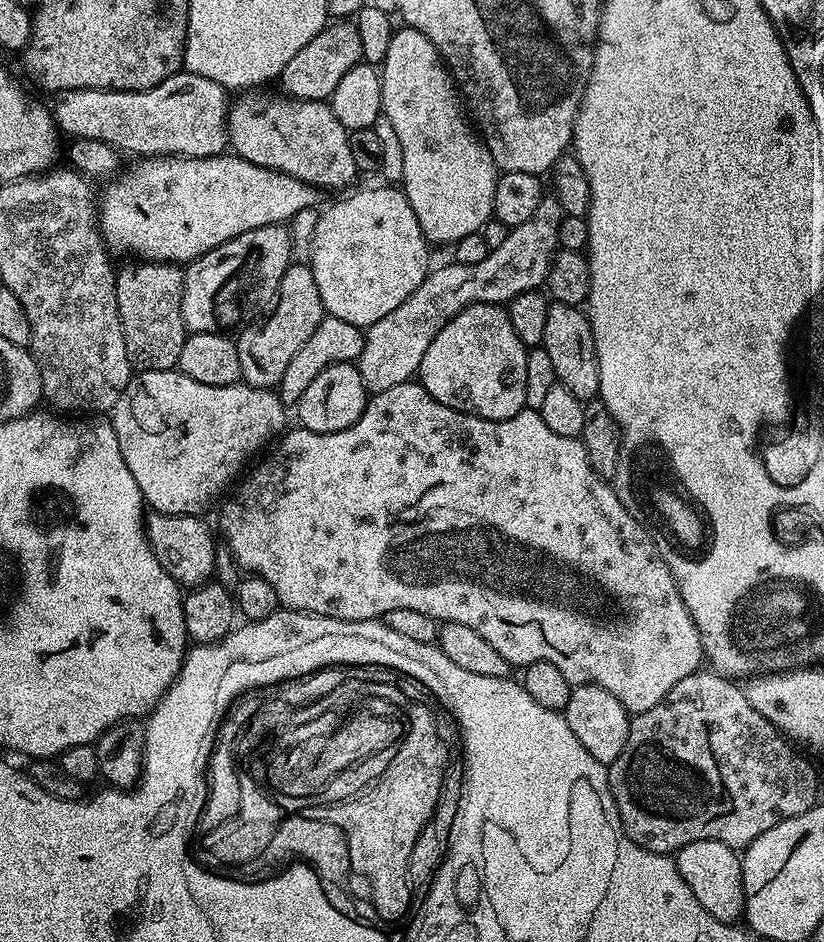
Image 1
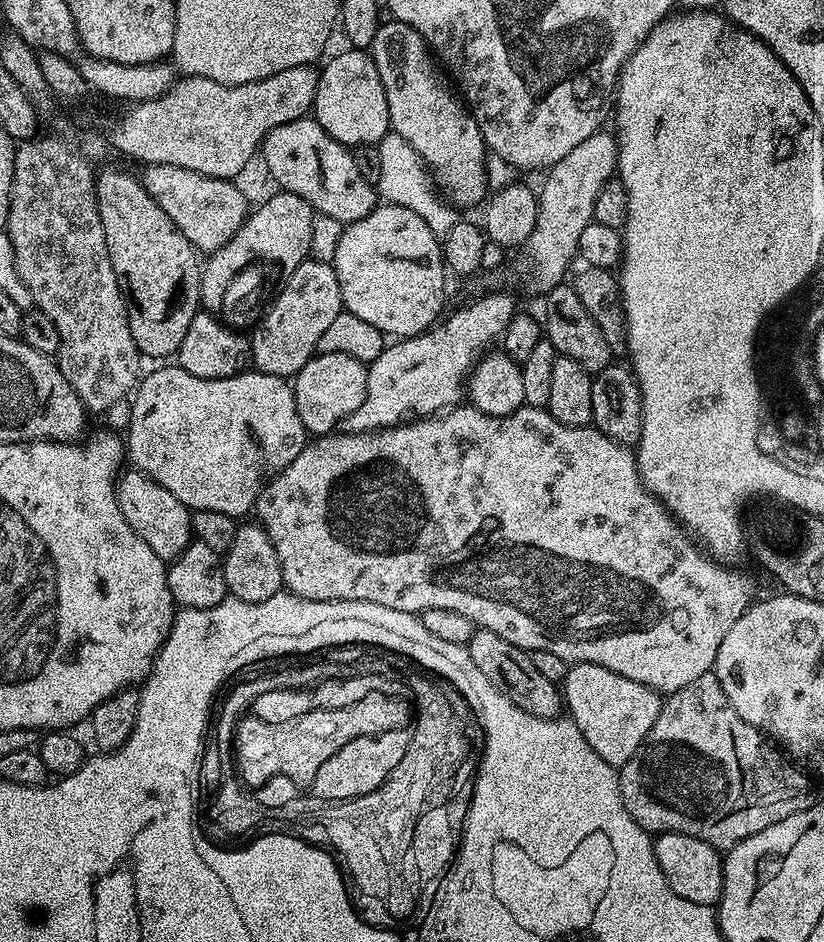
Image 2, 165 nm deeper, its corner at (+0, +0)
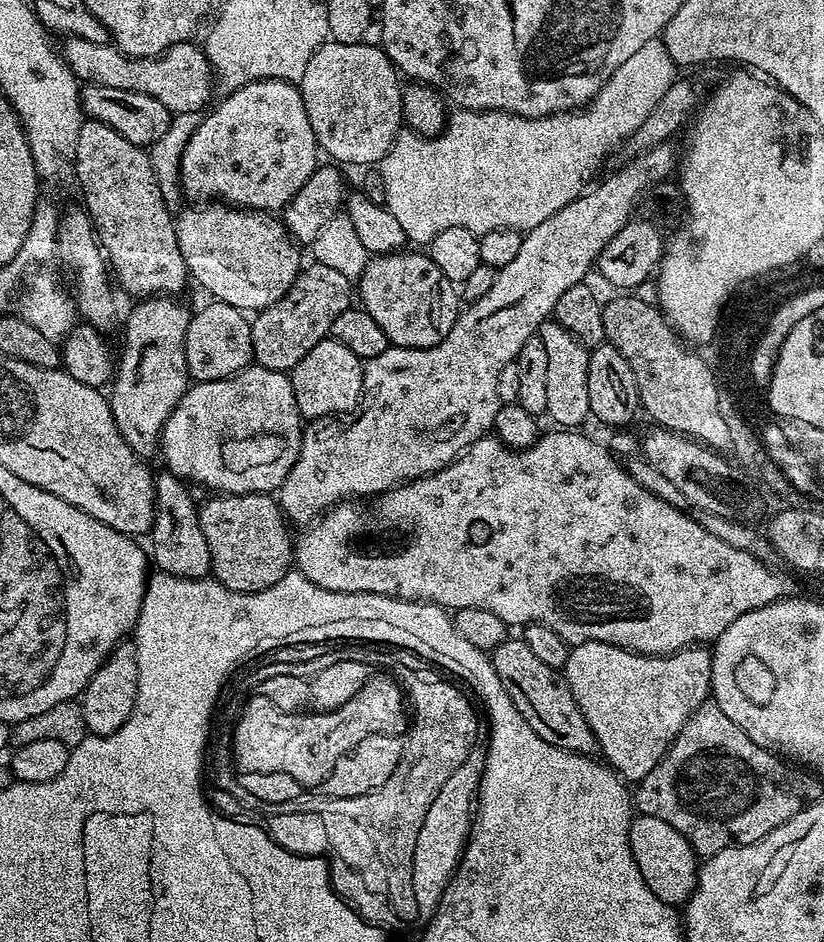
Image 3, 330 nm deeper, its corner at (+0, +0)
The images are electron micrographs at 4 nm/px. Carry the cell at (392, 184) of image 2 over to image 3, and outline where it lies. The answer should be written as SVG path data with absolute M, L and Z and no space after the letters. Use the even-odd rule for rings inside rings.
M657 38L646 42L646 46L641 46L635 54L630 54L630 58L626 58L626 62L622 62L622 66L618 66L618 70L614 70L614 74L604 83L602 90L592 100L592 103L583 110L557 112L555 116L540 116L536 120L527 120L524 116L515 116L509 112L456 110L451 113L443 132L438 136L420 136L417 132L411 130L401 130L379 165L382 178L386 182L387 210L390 214L394 214L394 218L398 218L398 226L402 226L405 237L411 243L413 240L416 243L413 245L416 246L428 245L435 236L442 234L442 230L450 230L450 226L462 226L477 234L483 234L490 230L502 230L503 228L514 228L521 234L527 233L528 229L546 222L546 218L558 214L558 210L562 210L567 204L574 202L582 195L586 188L584 183L599 170L600 160L606 159L623 140L627 141L639 130L642 124L646 122L646 118L650 118L650 112L654 110L654 106L658 106L658 102L662 102L662 96L666 94L666 90L670 90L670 86L673 80L677 79L677 76L678 65L672 61L663 39Z

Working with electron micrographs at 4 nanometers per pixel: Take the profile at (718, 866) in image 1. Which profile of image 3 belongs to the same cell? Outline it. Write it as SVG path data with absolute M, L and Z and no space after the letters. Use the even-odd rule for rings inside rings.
M643 814L633 815L628 841L634 862L638 862L638 874L642 874L646 886L650 886L654 895L673 906L683 905L692 897L692 892L696 889L698 857L690 841L678 834L670 822L662 822L662 818Z

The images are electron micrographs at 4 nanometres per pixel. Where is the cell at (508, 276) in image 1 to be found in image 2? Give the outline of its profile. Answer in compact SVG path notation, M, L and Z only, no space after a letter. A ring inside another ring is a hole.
M601 130L590 134L586 142L574 146L562 162L547 169L544 185L539 185L540 209L534 234L519 249L516 260L516 276L532 292L547 294L565 279L568 267L578 256L578 238L582 230L593 223L595 203L603 187L617 175L616 150L618 140L611 131ZM612 135L612 136L611 136Z

